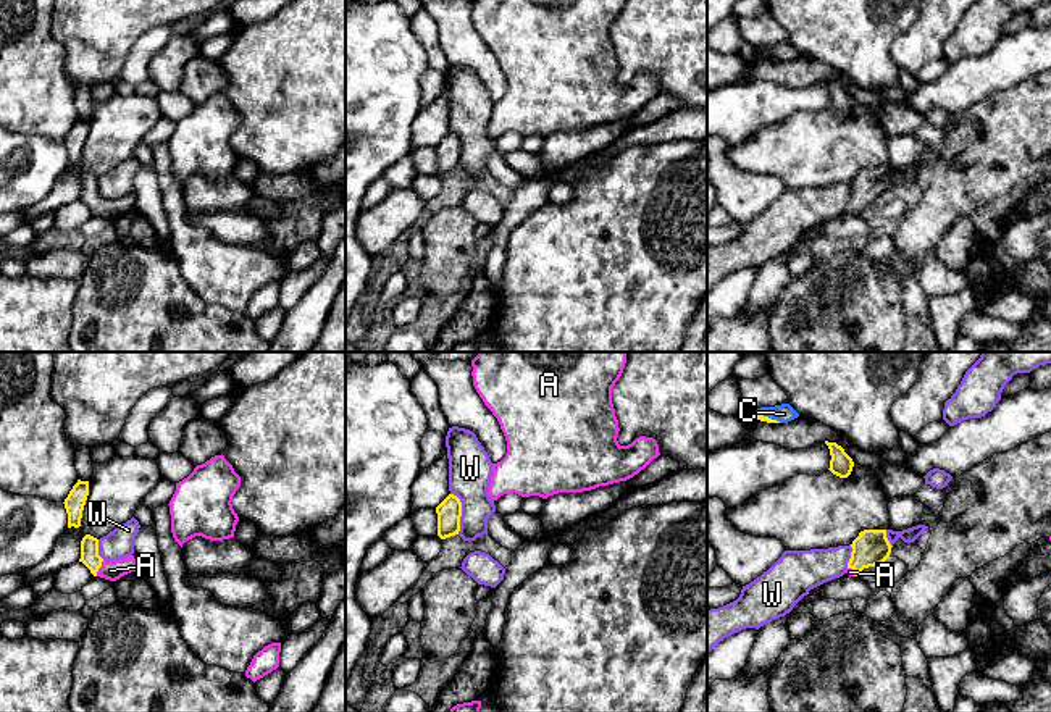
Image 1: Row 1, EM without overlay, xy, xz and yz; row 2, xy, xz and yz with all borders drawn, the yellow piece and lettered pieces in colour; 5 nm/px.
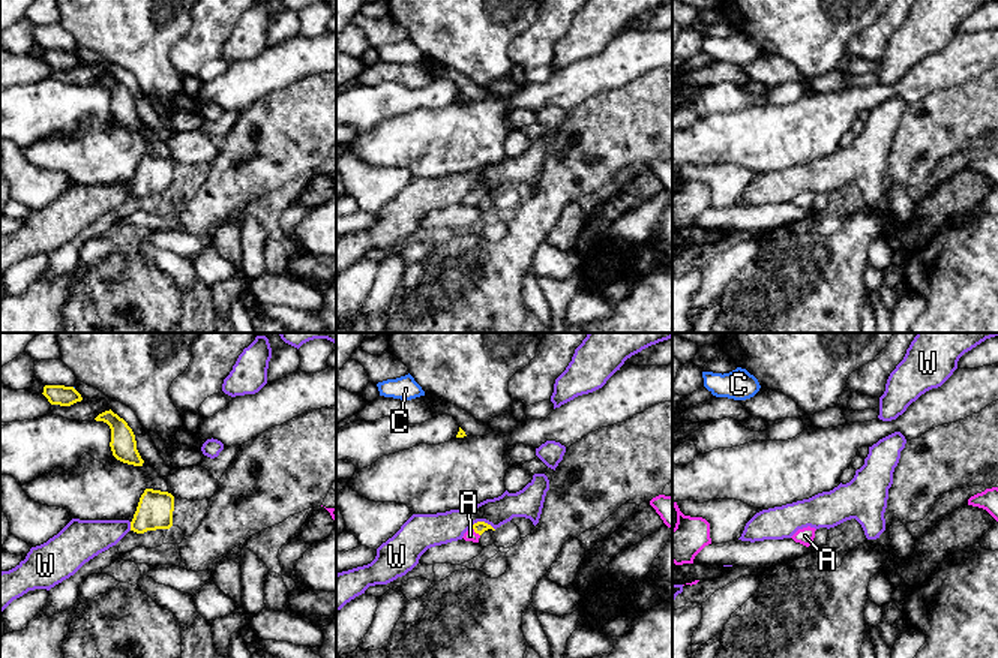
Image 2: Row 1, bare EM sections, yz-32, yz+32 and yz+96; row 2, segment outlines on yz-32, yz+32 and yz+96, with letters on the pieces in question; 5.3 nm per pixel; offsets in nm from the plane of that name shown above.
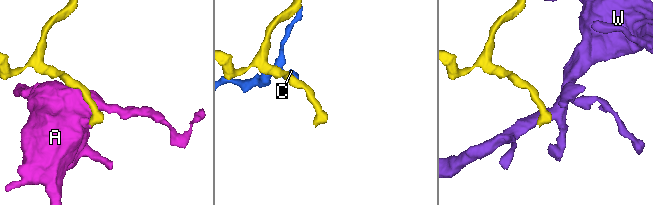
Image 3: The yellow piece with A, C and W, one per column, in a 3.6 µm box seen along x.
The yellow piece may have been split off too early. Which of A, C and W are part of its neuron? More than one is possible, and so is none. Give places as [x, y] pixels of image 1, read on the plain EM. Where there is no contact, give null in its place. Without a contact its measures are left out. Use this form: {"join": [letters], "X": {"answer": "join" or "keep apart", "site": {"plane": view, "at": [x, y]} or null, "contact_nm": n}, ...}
{"join": ["A"], "A": {"answer": "join", "site": {"plane": "xy", "at": [99, 205]}, "contact_nm": 90}, "C": {"answer": "keep apart", "site": {"plane": "yz", "at": [767, 55]}, "contact_nm": 140}, "W": {"answer": "keep apart", "site": {"plane": "xz", "at": [460, 150]}, "contact_nm": 220}}

